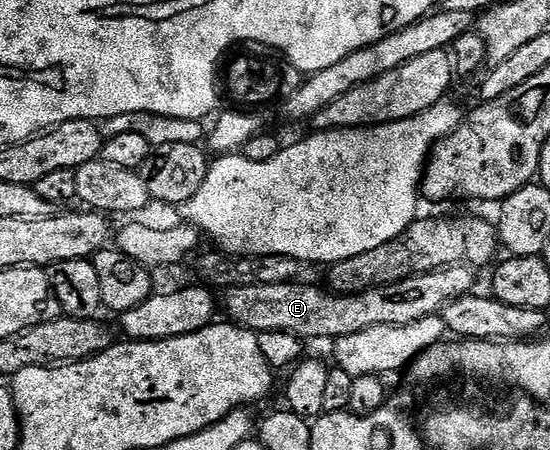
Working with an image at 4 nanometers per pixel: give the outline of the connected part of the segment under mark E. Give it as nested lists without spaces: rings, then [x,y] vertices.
[[[461,263],[423,275],[409,275],[407,279],[401,279],[392,285],[380,285],[351,295],[338,295],[325,286],[313,287],[310,283],[302,283],[303,281],[227,287],[224,291],[225,318],[255,333],[283,331],[298,335],[304,341],[333,341],[348,337],[348,333],[360,333],[360,329],[372,329],[372,325],[412,325],[412,321],[420,321],[420,317],[437,315],[442,312],[444,305],[448,305],[448,301],[456,301],[456,297],[464,297],[475,290],[474,275],[475,268]]]

